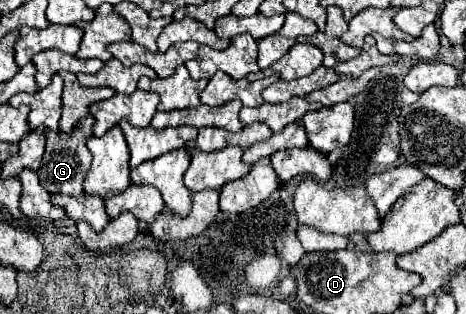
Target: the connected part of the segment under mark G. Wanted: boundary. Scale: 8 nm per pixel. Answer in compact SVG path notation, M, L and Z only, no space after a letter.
M88 115L70 133L46 131L46 151L42 157L42 165L38 169L38 177L50 195L56 193L64 193L70 197L84 195L84 175L90 171L90 163L92 163L92 153L88 151L86 141L92 137L92 127L94 127L94 119L92 115Z

